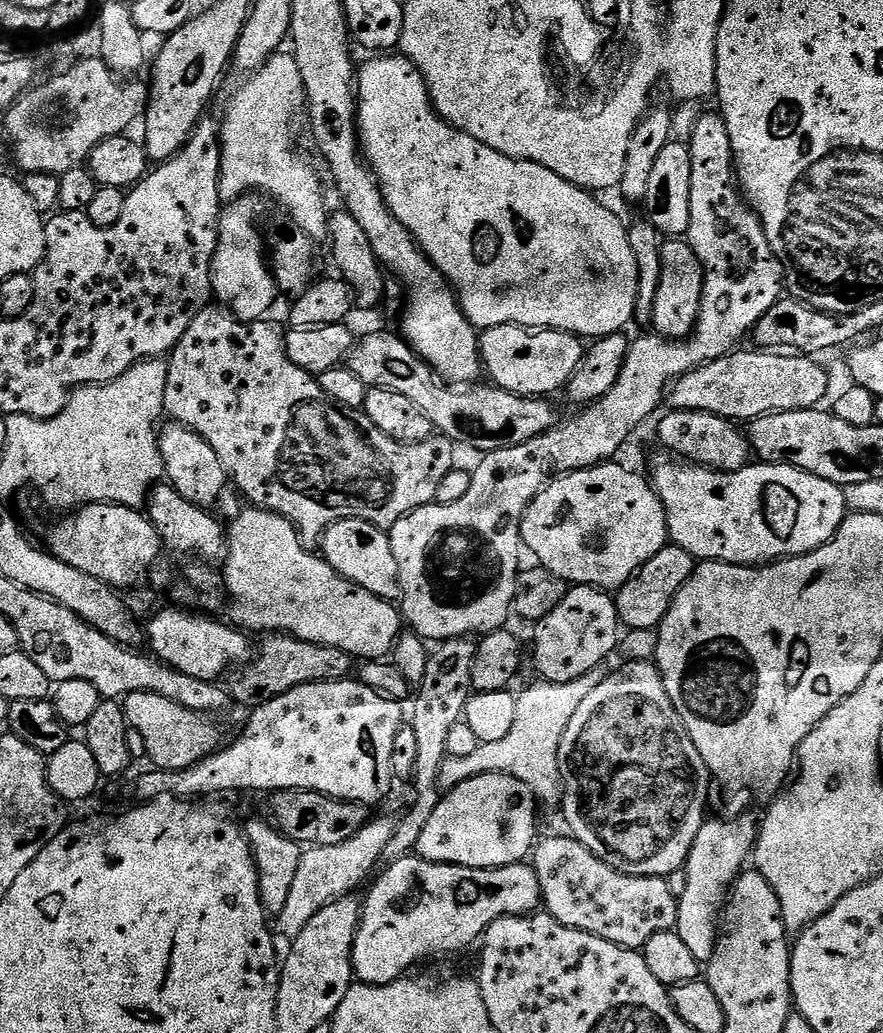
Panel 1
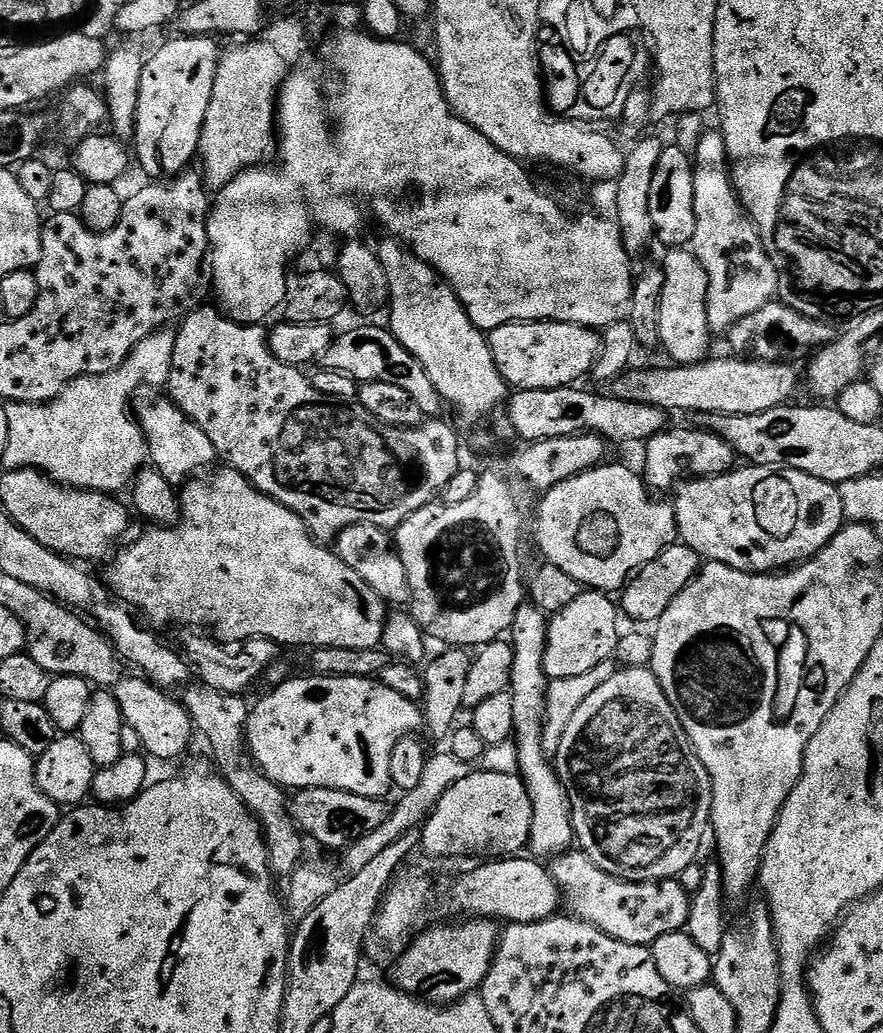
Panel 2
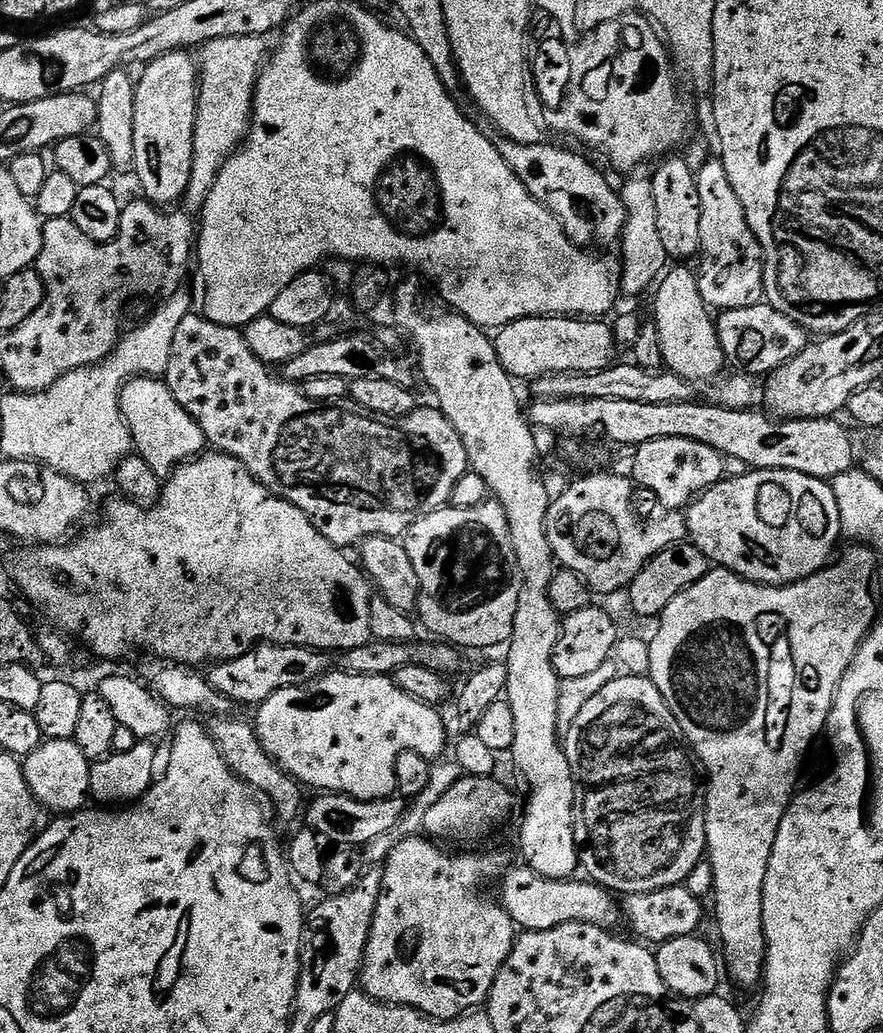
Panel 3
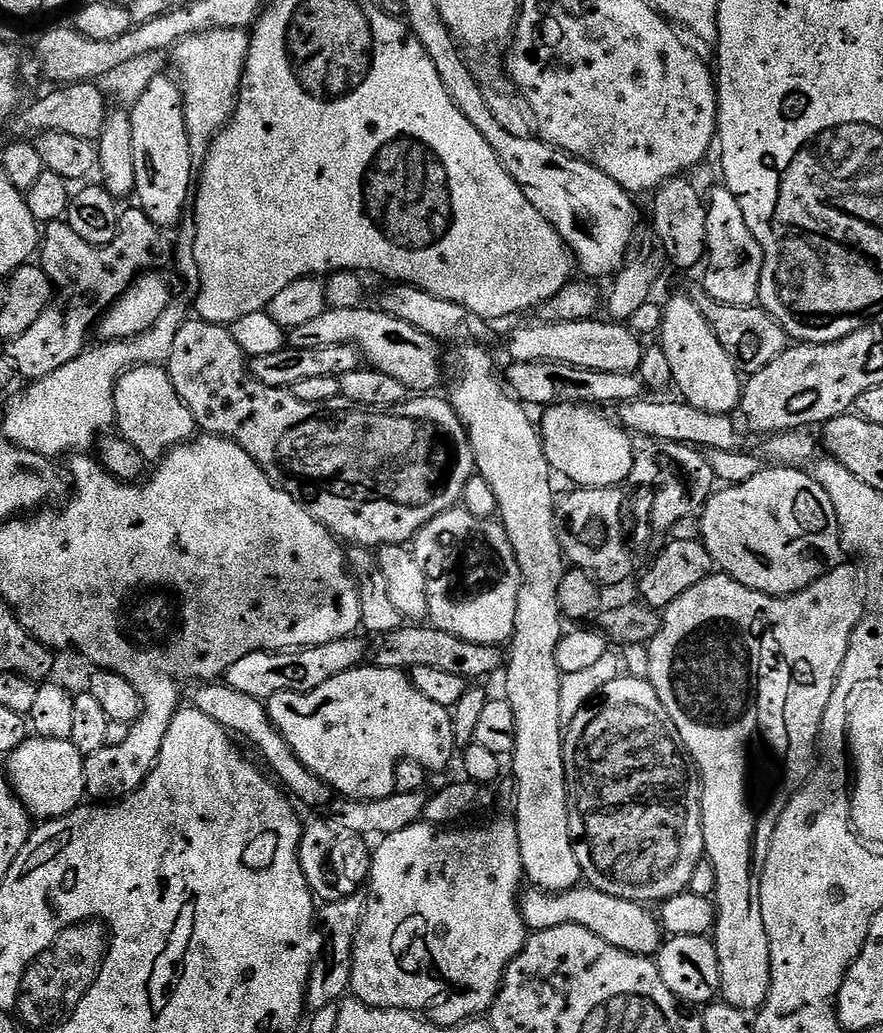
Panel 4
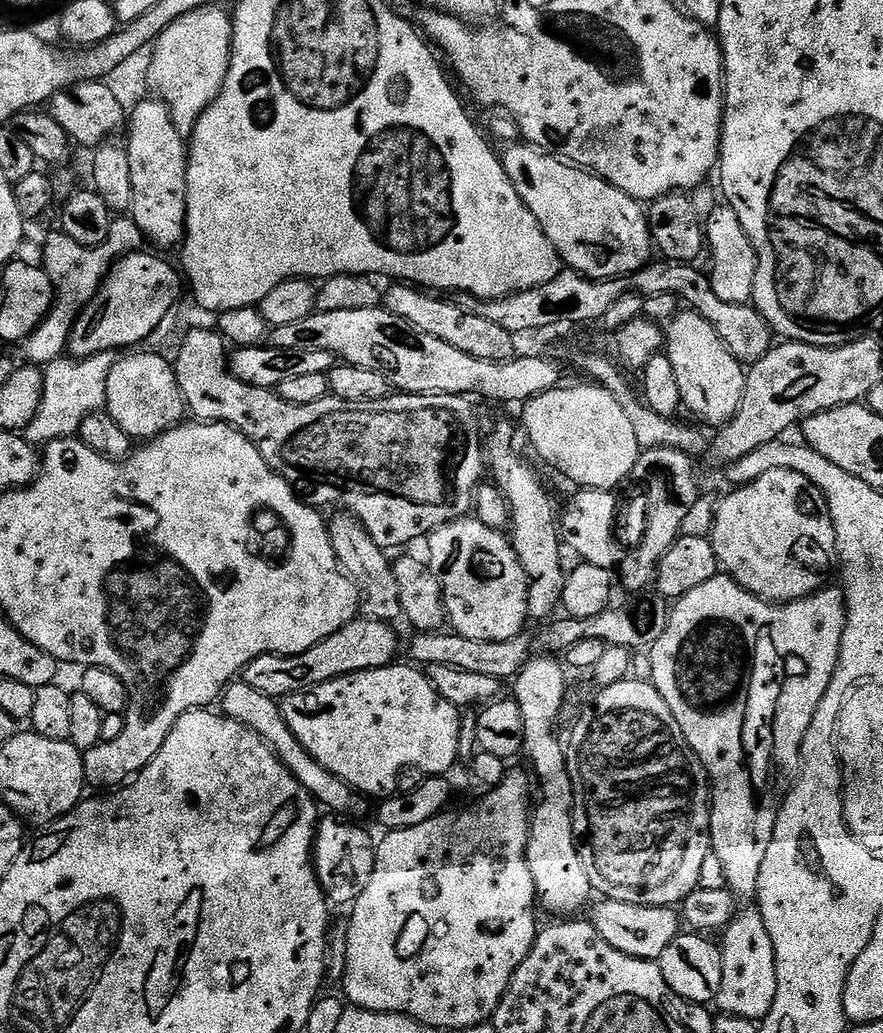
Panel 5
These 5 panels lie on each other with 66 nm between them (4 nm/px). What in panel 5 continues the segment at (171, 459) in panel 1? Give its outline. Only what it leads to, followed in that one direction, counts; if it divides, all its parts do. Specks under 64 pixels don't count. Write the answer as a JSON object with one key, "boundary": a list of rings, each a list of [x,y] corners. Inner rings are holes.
{"boundary":[[[133,351],[113,363],[110,378],[106,378],[106,398],[108,416],[118,422],[120,429],[136,442],[151,442],[163,432],[168,432],[181,423],[186,416],[186,405],[176,370],[171,359],[156,352]]]}

